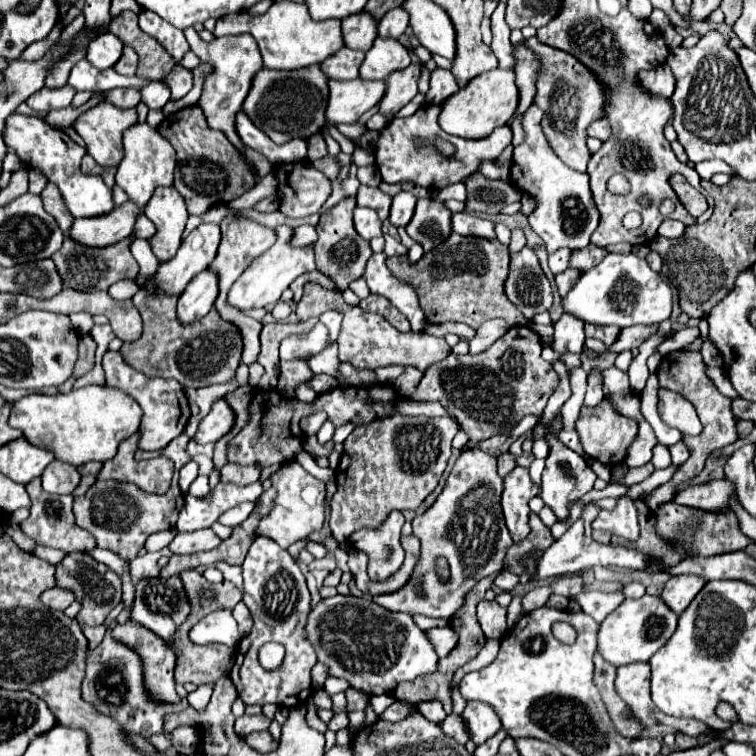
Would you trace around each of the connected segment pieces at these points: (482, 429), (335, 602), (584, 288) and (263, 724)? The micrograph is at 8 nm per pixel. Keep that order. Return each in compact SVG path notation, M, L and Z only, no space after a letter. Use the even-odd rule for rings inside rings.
M521 326L509 328L489 350L477 356L459 358L451 354L445 362L425 372L411 400L439 400L469 434L471 442L481 442L511 430L527 414L543 414L549 396L559 384L559 374L541 358L541 338ZM469 360L469 362L465 362Z
M333 596L321 600L309 614L309 640L317 650L317 658L321 664L329 666L329 674L337 678L345 678L353 688L365 692L367 696L375 694L391 694L399 682L411 682L417 676L431 674L437 668L439 656L427 638L427 634L413 622L413 616L401 612L389 612L377 606L373 600L355 598L355 596Z
M609 254L601 264L583 272L573 290L563 298L565 312L591 324L615 324L621 328L635 324L659 324L671 316L673 288L661 274L653 272L645 259L635 254Z
M245 714L245 716L237 718L235 730L237 730L239 736L247 736L247 734L251 734L255 730L267 730L269 724L271 724L271 718L267 718L263 714L259 714L259 716L247 716Z

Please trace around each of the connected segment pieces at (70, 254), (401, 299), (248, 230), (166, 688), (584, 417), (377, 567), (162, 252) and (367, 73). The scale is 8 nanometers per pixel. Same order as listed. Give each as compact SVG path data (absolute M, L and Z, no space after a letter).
M129 236L113 246L105 246L105 248L89 248L83 246L79 242L73 242L73 238L65 238L61 250L57 254L53 254L53 262L65 282L65 288L73 288L73 290L81 290L81 292L93 292L93 290L107 290L111 284L123 280L135 280L139 266L135 262L135 258L131 256L131 242L135 240L135 236Z
M385 252L373 254L367 262L367 270L365 270L363 278L367 280L367 284L373 292L389 298L389 302L393 302L393 306L397 306L407 316L413 332L423 332L427 320L425 320L425 314L419 306L417 292L413 290L411 284L395 278L391 274L391 270L387 268L385 260L387 260Z
M229 214L227 218L223 218L221 226L223 226L223 240L221 240L217 254L209 266L221 278L221 294L219 294L217 302L215 302L215 308L219 312L221 312L221 302L227 302L227 292L229 292L231 284L243 274L243 270L253 262L253 258L257 258L259 254L269 250L277 240L271 228L261 226L255 220L249 220L245 216Z
M133 620L117 624L113 634L117 634L117 640L129 642L129 646L133 646L137 652L141 652L141 658L145 658L145 682L153 698L163 702L179 702L173 682L175 652L169 648L169 644Z
M603 400L597 408L587 408L587 406L581 408L581 414L575 422L575 430L589 458L599 460L605 466L617 466L625 460L625 450L629 448L629 442L637 436L637 422L613 414L613 406L609 406L609 402Z
M393 510L377 529L366 529L363 538L361 530L353 532L347 540L353 548L369 556L369 576L373 580L385 580L397 566L401 566L405 552L401 545L402 527L405 518L399 510Z
M173 186L157 188L145 206L145 216L157 228L157 234L149 240L155 256L160 263L171 260L181 245L189 218L183 196Z
M377 36L361 64L361 78L385 80L391 72L407 68L409 64L411 64L409 50L397 38Z

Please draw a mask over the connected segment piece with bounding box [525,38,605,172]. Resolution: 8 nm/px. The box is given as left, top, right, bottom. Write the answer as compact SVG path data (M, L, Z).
M529 38L525 44L533 52L537 52L541 60L535 104L547 106L545 118L541 122L545 136L549 138L549 144L553 146L555 154L563 160L563 164L567 164L577 172L585 172L591 156L585 146L587 140L585 130L593 120L603 118L605 90L601 90L601 82L597 82L597 78L593 78L593 74L589 74L589 70L585 70L585 66L581 66L581 62L577 62L577 58L573 58L571 54L565 54L563 50L557 48L549 48L541 44L537 38Z

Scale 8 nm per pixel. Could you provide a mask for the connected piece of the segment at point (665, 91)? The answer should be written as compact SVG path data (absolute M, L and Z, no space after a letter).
M665 64L653 68L653 70L645 70L641 72L641 84L647 90L653 90L653 94L661 94L665 98L671 98L673 90L675 90L675 78L671 68Z

